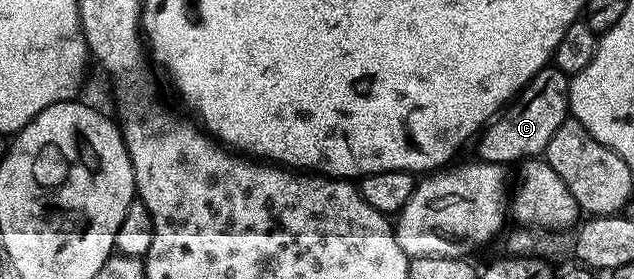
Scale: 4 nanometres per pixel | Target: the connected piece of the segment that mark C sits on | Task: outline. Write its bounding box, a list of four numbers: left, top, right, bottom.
[474,68,571,167]

